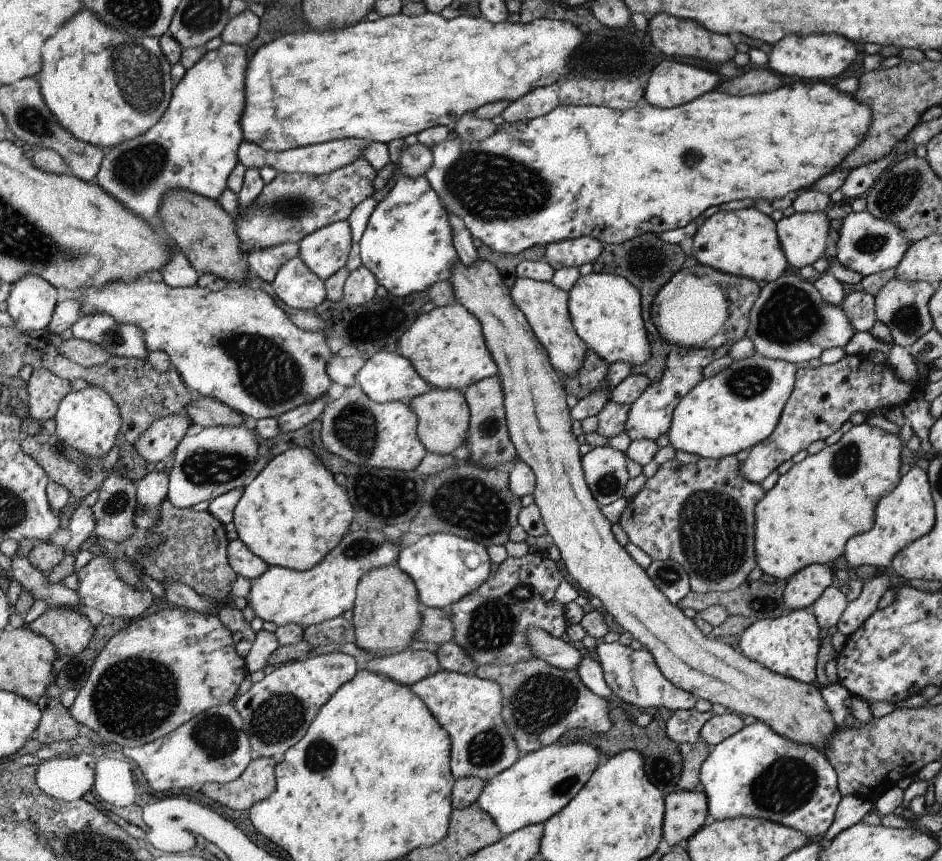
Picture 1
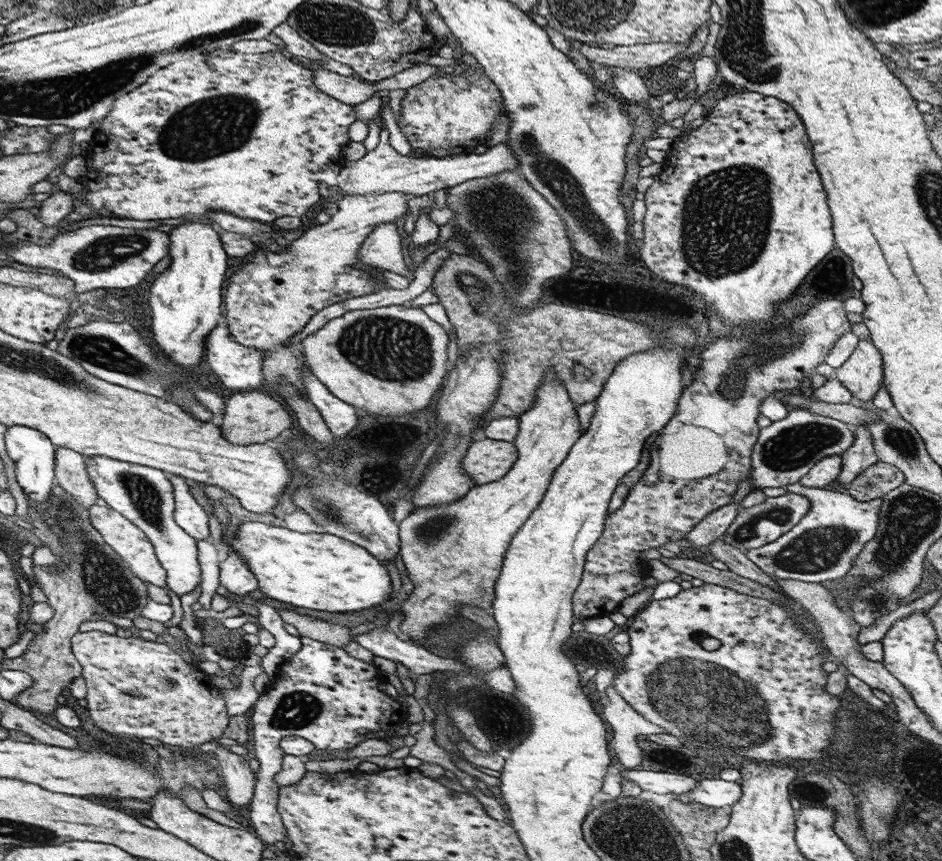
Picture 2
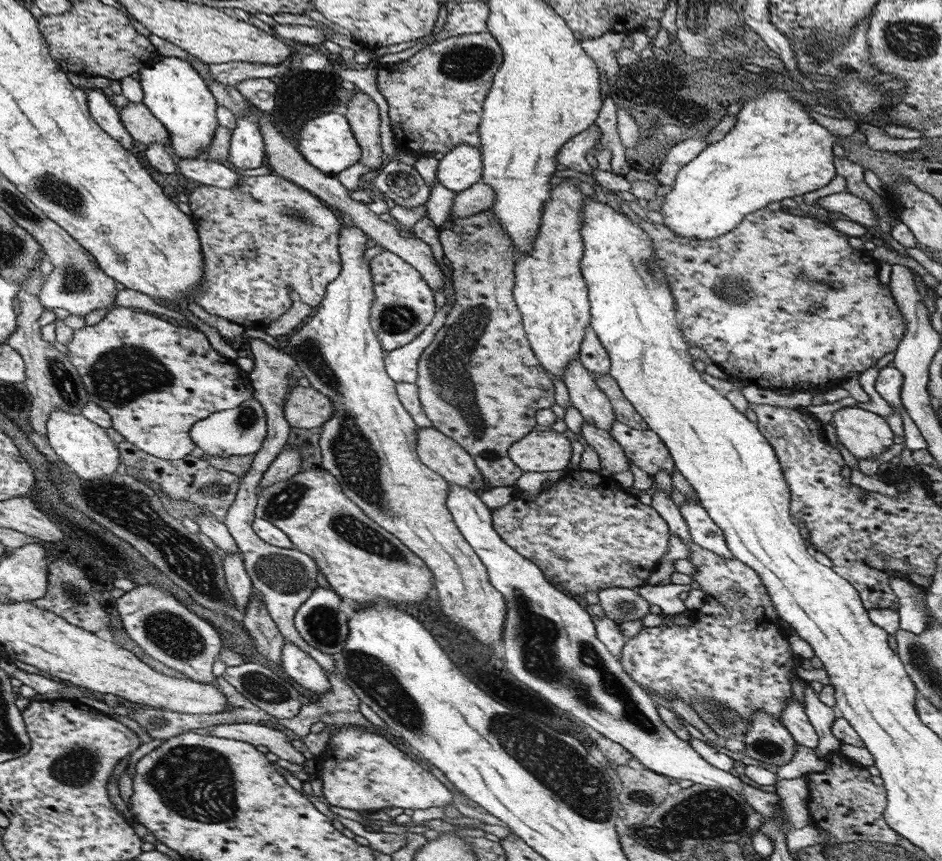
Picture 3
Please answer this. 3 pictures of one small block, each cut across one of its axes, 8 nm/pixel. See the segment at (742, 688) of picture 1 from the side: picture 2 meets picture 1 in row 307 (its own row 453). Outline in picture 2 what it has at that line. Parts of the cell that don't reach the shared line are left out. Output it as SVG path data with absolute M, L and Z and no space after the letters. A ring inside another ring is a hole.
M479 438L468 445L462 471L474 480L474 485L500 480L516 463L517 451L514 442Z

